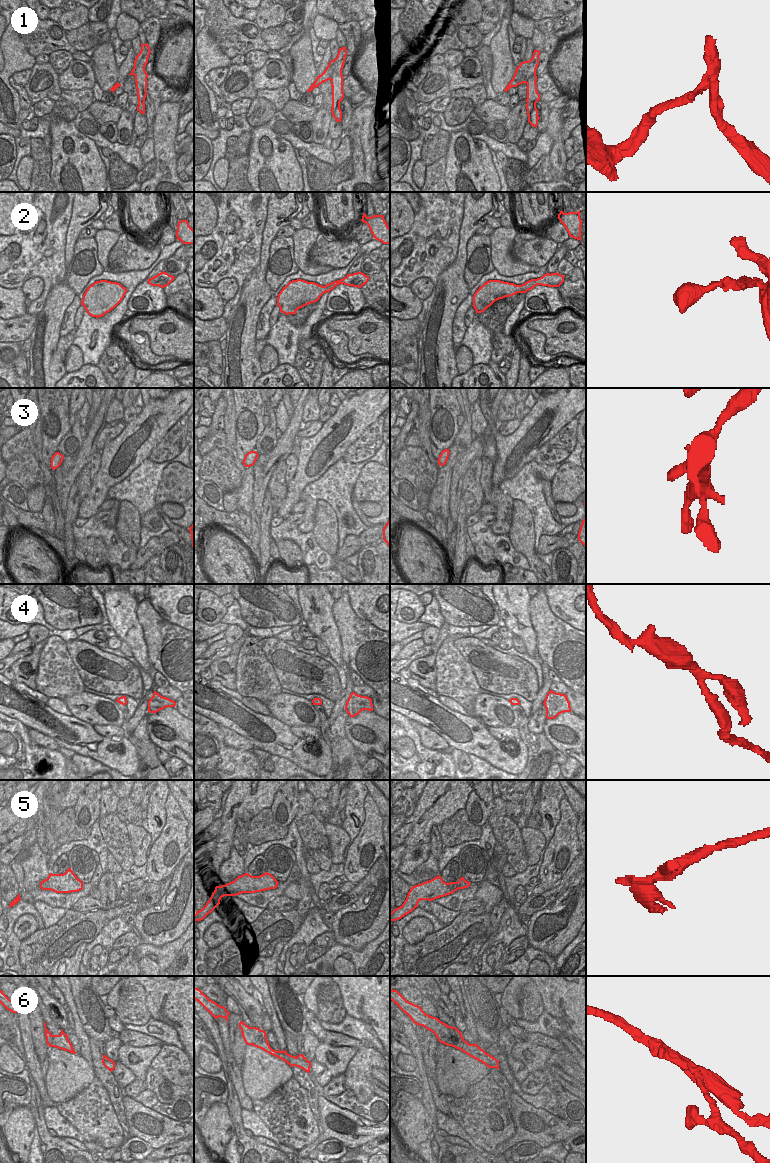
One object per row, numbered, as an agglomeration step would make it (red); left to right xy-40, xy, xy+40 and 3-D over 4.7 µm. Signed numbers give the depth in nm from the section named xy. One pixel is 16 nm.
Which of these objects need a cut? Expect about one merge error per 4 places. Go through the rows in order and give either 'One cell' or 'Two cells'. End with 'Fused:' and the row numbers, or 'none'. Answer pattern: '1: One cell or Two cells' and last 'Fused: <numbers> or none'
1: Two cells
2: One cell
3: One cell
4: One cell
5: One cell
6: Two cells
Fused: 1, 6.

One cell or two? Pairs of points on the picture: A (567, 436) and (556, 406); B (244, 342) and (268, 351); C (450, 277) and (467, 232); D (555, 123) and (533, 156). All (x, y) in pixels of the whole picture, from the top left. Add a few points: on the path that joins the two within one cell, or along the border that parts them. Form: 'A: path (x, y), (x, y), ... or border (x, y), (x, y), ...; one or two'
A: border (574, 417), (546, 442); two
B: border (259, 355), (259, 365), (263, 373); two
C: path (458, 266), (461, 258), (462, 243); one
D: border (545, 130), (552, 140), (549, 154); two

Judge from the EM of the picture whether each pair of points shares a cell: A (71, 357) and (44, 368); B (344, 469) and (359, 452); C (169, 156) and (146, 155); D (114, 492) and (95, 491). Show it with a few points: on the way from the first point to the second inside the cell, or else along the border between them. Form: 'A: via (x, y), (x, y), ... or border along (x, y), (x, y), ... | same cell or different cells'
A: border along (64, 364), (64, 369), (67, 372) | different cells
B: border along (372, 456), (355, 463), (346, 462), (342, 459) | different cells
C: border along (152, 137), (154, 159) | different cells
D: border along (126, 477), (114, 484), (108, 490), (107, 495) | different cells

